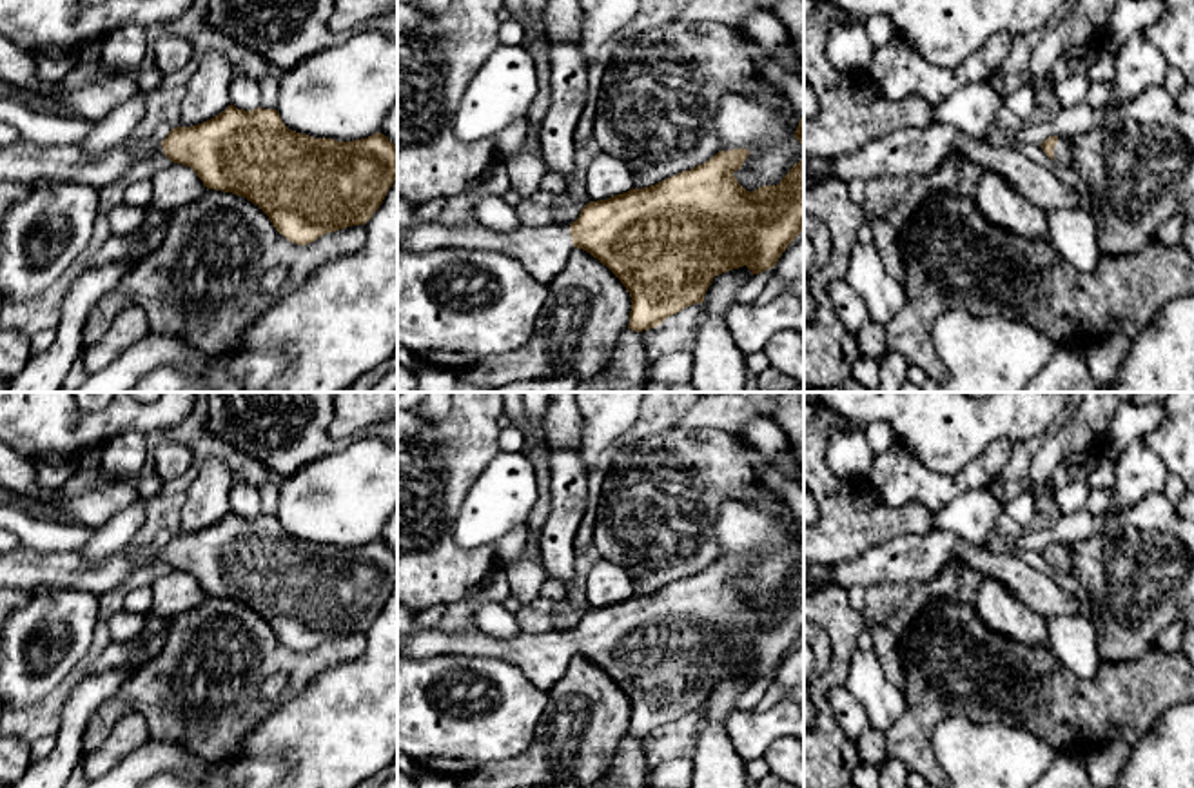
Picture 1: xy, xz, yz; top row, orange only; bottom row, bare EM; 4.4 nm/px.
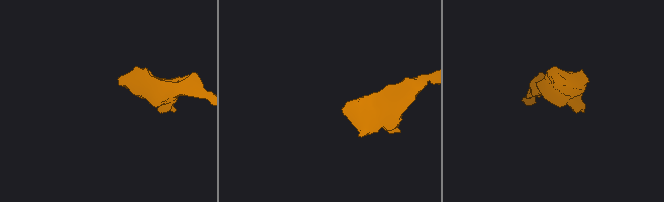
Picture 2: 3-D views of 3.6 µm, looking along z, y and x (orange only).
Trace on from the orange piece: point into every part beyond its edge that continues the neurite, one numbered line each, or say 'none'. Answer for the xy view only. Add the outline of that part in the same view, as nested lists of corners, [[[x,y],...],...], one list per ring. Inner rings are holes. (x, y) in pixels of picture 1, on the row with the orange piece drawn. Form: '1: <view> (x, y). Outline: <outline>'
1: xy (24, 160). Outline: [[[20,138],[11,145],[0,143],[0,183],[24,182],[36,185],[40,182],[54,182],[103,189],[122,182],[136,162],[156,154],[163,154],[163,147],[154,138],[116,143],[98,158],[85,156],[80,142],[38,147]]]

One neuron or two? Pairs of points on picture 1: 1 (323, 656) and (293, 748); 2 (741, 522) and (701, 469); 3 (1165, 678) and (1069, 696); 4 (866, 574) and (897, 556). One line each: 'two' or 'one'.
1: two
2: two
3: one
4: one

